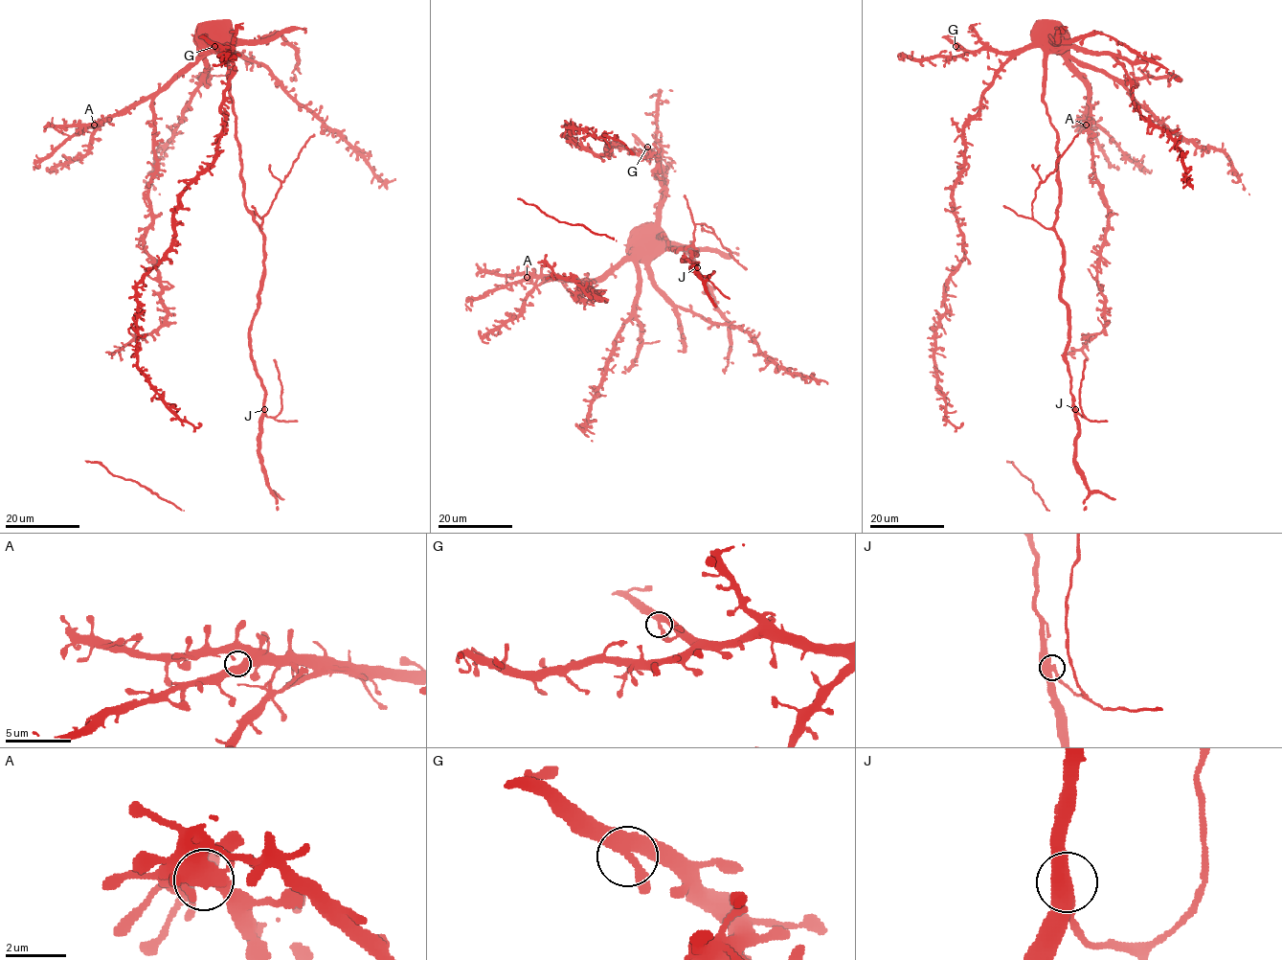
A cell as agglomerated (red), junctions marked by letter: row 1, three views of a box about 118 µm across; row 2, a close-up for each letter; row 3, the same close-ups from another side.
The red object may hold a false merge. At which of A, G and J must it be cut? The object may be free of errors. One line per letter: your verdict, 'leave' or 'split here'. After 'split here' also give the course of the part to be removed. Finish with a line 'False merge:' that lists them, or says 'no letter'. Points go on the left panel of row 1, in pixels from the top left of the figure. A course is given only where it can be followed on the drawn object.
A: leave
G: leave
J: leave
False merge: no letter

